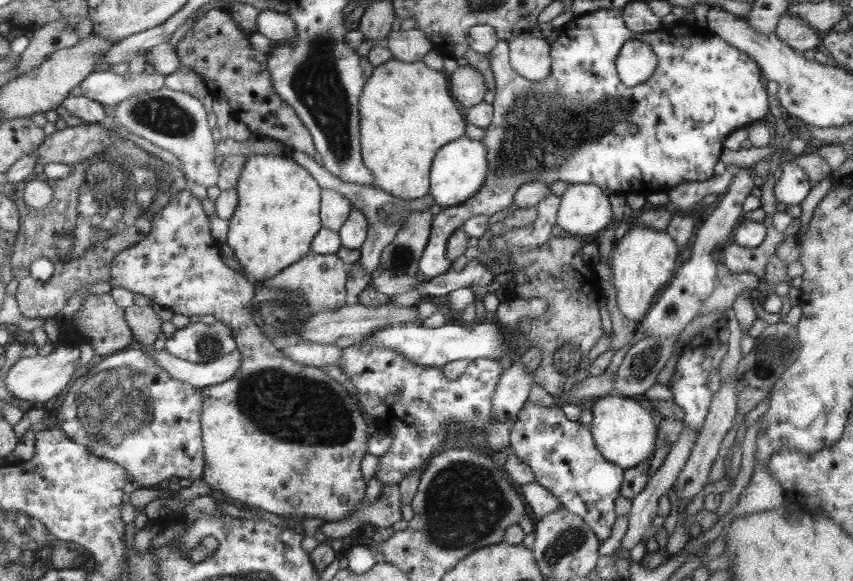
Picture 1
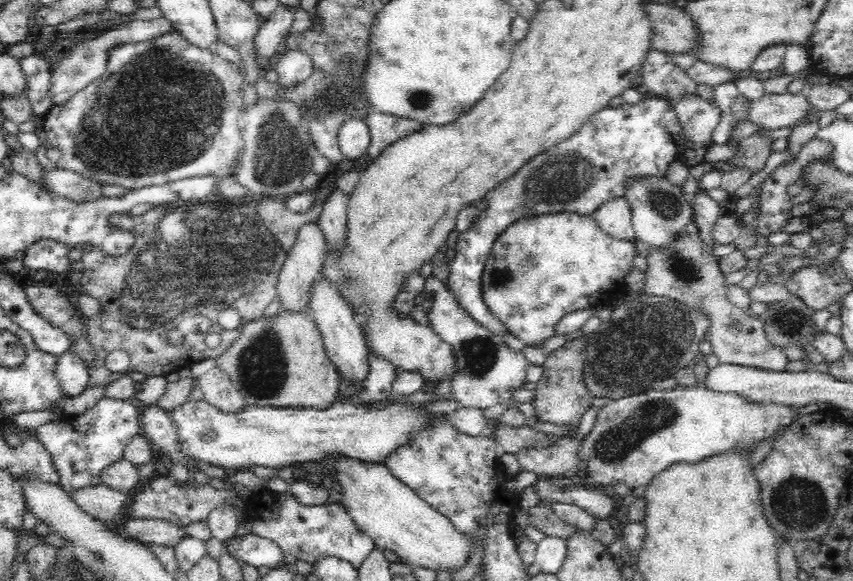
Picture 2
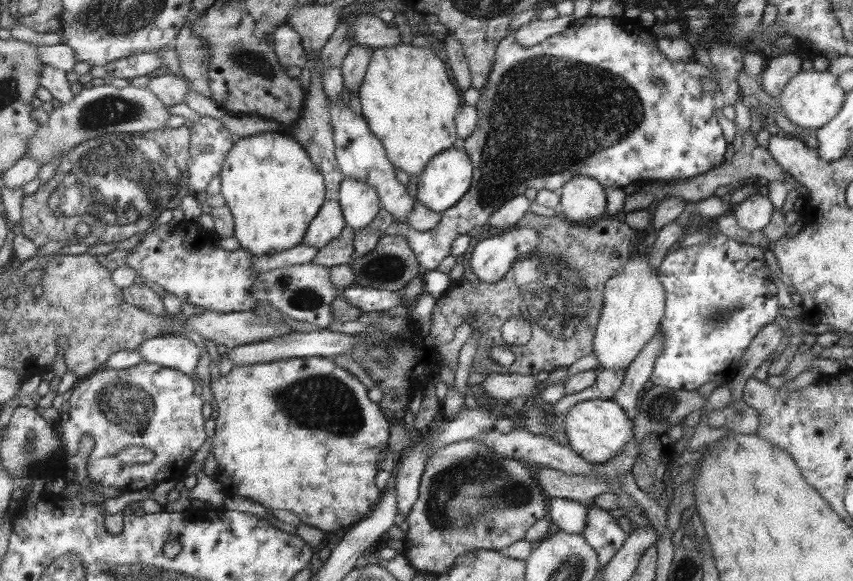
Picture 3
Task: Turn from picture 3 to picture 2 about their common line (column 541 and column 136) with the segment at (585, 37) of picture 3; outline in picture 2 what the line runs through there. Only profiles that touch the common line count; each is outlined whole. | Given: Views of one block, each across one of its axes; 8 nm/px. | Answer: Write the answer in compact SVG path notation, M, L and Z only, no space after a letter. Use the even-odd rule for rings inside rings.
M172 31L168 34L162 34L154 40L148 42L128 42L128 44L118 44L108 52L108 60L106 62L106 70L100 78L96 78L88 86L79 90L68 102L58 108L52 108L49 114L43 117L43 130L46 133L46 140L43 146L40 146L34 152L34 156L38 159L38 163L44 168L50 166L50 161L46 157L46 152L50 148L58 148L61 152L59 160L53 167L73 170L84 178L91 181L99 182L103 185L116 184L123 186L129 190L138 190L145 186L160 186L168 182L176 182L184 178L212 176L223 178L232 174L238 161L238 154L243 148L243 141L240 138L240 131L237 129L237 112L243 106L243 84L245 74L237 65L230 63L215 52L197 48L189 44L179 32Z

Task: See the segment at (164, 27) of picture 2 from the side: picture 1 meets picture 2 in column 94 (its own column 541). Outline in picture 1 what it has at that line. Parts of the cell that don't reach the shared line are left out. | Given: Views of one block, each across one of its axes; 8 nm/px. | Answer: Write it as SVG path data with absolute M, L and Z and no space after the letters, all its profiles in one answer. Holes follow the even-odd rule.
M519 34L508 41L508 59L524 78L545 79L551 73L551 44L545 38Z

